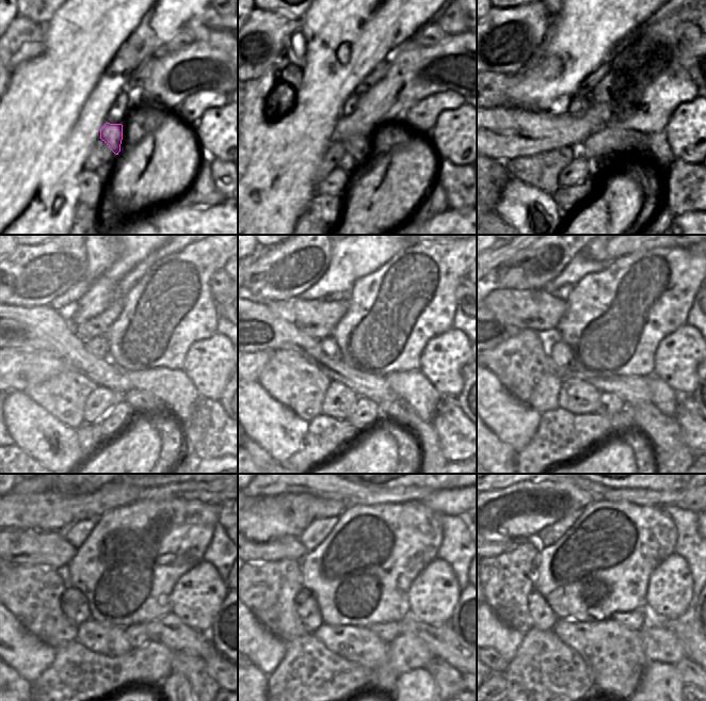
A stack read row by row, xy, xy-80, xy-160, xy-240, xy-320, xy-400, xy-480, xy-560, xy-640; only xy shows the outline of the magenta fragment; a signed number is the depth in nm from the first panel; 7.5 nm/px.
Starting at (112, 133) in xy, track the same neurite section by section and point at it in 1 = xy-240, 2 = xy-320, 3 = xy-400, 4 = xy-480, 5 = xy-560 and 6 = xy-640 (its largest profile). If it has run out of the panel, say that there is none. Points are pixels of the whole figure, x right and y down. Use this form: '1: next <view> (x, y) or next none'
1: next xy-240 (140, 401)
2: next xy-320 (395, 408)
3: next xy-400 (663, 433)
4: next xy-480 (193, 668)
5: next xy-560 (449, 681)
6: next xy-640 (693, 674)

